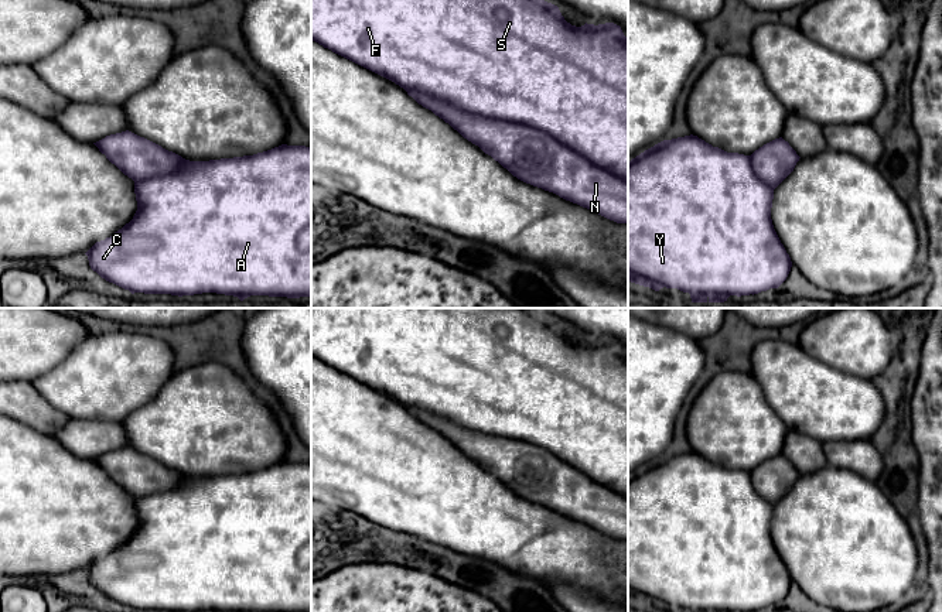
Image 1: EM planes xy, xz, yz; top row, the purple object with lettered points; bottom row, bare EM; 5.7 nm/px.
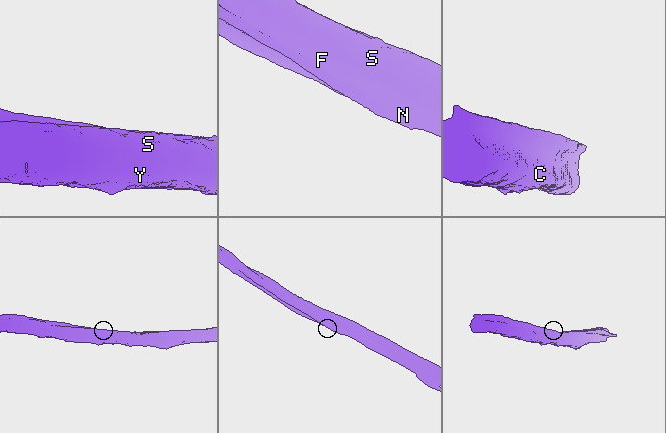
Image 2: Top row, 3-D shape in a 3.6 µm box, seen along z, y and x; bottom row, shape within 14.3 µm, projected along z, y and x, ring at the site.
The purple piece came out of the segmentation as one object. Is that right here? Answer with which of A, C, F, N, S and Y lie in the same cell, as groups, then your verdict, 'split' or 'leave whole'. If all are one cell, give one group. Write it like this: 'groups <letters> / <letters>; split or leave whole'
groups A C F S Y / N; split

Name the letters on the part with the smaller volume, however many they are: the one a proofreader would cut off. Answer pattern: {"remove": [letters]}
{"remove": ["N"]}

